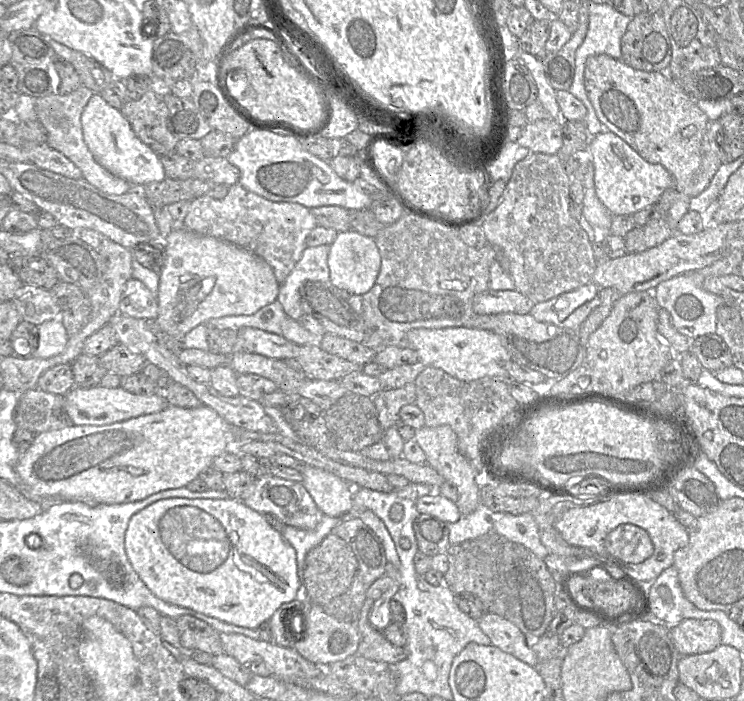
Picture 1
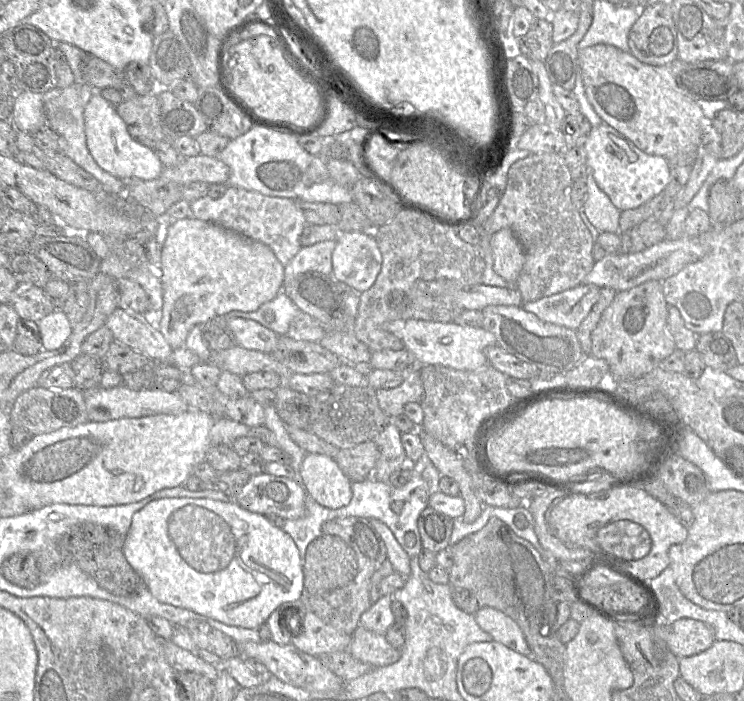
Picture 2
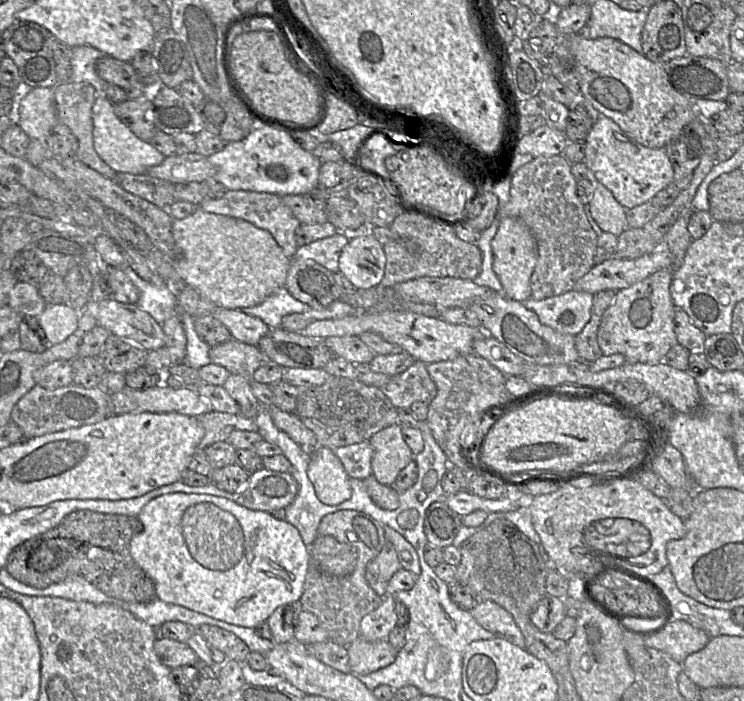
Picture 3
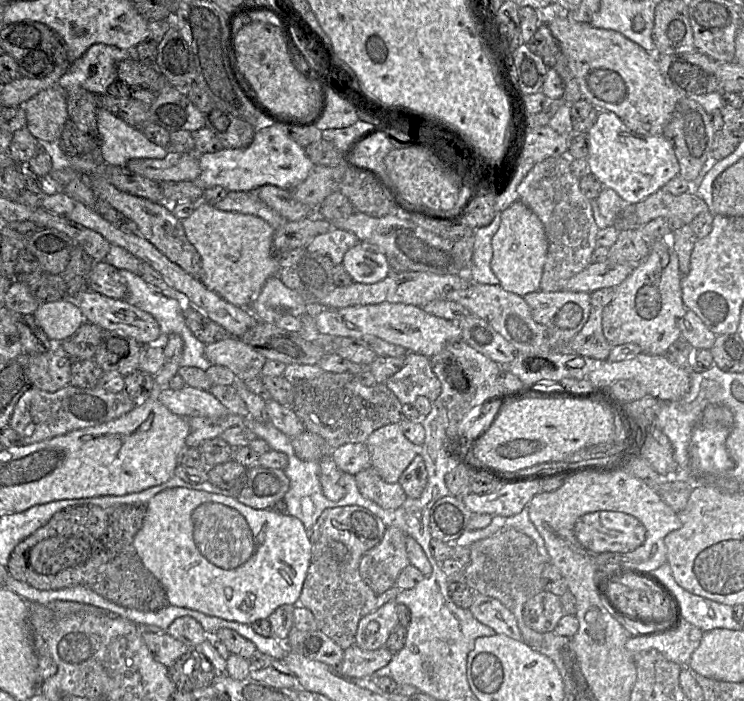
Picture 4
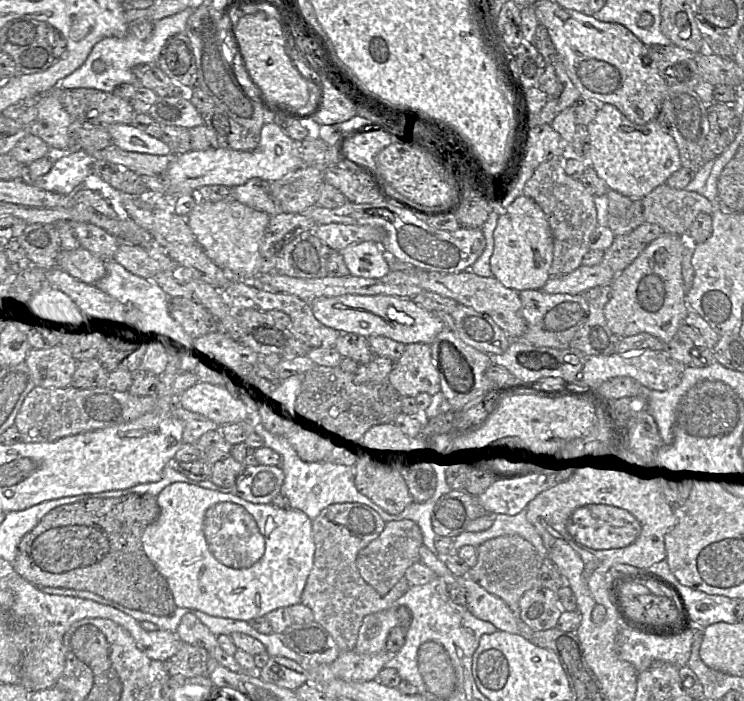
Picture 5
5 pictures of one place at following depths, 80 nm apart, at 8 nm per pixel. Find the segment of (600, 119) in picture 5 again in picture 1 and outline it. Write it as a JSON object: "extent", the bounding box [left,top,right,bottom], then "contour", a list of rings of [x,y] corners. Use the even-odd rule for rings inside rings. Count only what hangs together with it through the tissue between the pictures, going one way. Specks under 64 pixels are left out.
{"extent":[587,129,674,216],"contour":[[[604,129],[590,138],[587,156],[594,167],[596,194],[613,216],[633,215],[655,204],[664,191],[674,185],[672,175],[664,166],[646,161],[626,141],[611,131]]]}

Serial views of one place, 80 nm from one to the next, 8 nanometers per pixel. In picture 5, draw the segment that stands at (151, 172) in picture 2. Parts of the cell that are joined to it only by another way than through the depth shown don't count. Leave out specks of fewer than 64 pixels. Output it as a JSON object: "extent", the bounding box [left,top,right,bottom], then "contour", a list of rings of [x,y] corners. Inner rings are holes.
{"extent":[107,124,171,155],"contour":[[[110,124],[107,126],[112,144],[124,151],[167,155],[171,153],[169,146],[161,139],[146,134],[132,124]]]}

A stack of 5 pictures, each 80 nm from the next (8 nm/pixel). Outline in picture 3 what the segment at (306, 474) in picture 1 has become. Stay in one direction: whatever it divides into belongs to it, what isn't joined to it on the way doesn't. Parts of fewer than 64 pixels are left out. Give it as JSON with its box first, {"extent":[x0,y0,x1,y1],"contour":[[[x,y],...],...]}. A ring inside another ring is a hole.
{"extent":[307,447,352,506],"contour":[[[316,447],[311,452],[307,475],[317,498],[325,505],[335,506],[352,496],[350,477],[332,449]]]}

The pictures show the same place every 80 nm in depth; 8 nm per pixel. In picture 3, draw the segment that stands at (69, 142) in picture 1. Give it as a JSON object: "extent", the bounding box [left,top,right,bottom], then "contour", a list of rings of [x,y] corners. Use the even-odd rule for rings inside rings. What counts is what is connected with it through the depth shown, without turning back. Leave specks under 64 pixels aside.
{"extent":[54,83,117,181],"contour":[[[59,83],[54,87],[58,123],[67,126],[78,140],[78,149],[74,157],[104,177],[115,181],[117,173],[99,157],[93,145],[92,107],[97,95],[89,83]]]}

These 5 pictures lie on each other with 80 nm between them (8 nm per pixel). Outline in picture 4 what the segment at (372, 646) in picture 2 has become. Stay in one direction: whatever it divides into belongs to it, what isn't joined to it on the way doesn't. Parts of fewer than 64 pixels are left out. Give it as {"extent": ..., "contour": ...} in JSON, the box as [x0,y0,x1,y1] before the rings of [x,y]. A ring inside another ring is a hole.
{"extent":[338,644,393,678],"contour":[[[353,644],[344,650],[338,671],[353,678],[370,678],[377,670],[385,667],[393,653],[386,647],[377,650],[363,650]]]}

